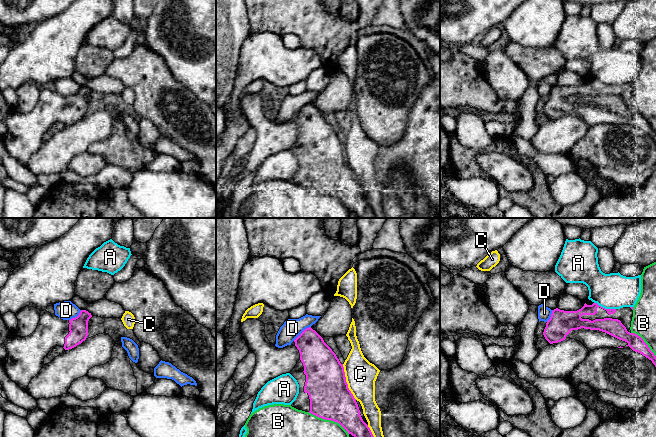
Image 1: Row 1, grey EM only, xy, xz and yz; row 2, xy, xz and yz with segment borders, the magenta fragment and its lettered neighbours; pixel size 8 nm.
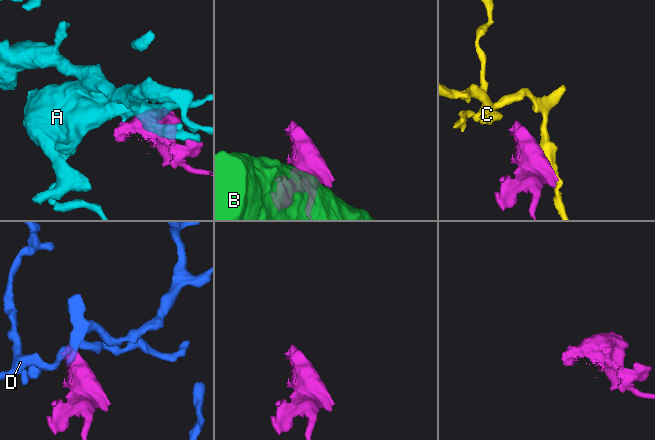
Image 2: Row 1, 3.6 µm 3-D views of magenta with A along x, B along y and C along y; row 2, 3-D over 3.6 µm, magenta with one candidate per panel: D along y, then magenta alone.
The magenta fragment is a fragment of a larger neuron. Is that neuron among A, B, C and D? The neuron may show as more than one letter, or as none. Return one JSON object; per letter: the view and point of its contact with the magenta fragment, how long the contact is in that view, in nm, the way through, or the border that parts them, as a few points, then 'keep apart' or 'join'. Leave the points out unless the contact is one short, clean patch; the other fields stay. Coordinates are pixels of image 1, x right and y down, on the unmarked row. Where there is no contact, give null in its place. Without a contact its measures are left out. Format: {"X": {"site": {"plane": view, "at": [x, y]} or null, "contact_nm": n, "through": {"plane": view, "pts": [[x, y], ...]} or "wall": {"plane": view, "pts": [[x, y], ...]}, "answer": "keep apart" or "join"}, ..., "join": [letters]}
{"A": {"site": {"plane": "yz", "at": [604, 84]}, "contact_nm": 190, "answer": "keep apart"}, "B": {"site": {"plane": "xz", "at": [329, 195]}, "contact_nm": 380, "answer": "keep apart"}, "C": {"site": {"plane": "xz", "at": [346, 158]}, "contact_nm": 300, "answer": "keep apart"}, "D": {"site": {"plane": "xz", "at": [302, 108]}, "contact_nm": 180, "wall": {"plane": "xz", "pts": [[310, 102], [306, 103], [293, 116]]}, "answer": "keep apart"}, "join": []}

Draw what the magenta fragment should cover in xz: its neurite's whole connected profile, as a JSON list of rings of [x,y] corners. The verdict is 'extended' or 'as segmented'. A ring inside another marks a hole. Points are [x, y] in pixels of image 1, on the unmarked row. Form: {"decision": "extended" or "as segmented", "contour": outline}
{"decision": "extended", "contour": [[[309,103],[303,106],[291,121],[295,121],[300,129],[299,137],[290,148],[299,160],[299,170],[291,182],[319,194],[339,199],[359,218],[376,218],[370,204],[360,191],[356,175],[348,164],[343,140],[323,114]]]}

